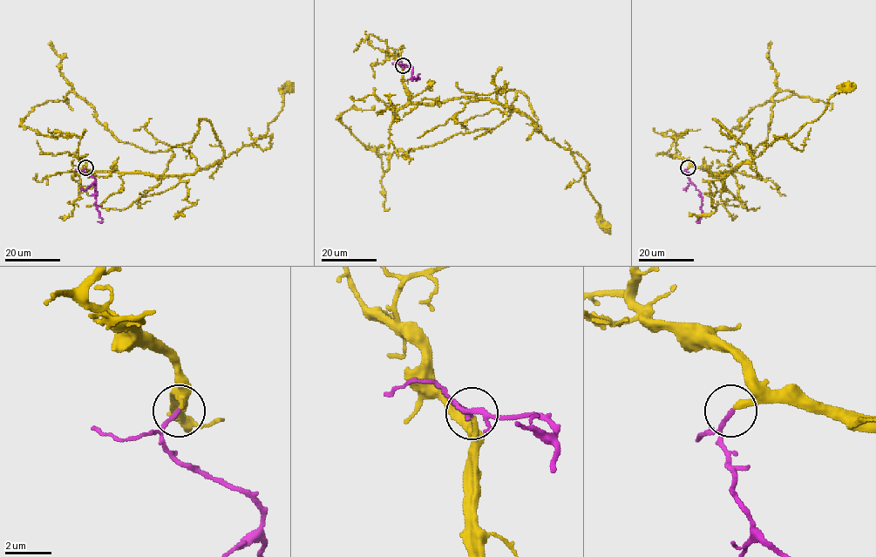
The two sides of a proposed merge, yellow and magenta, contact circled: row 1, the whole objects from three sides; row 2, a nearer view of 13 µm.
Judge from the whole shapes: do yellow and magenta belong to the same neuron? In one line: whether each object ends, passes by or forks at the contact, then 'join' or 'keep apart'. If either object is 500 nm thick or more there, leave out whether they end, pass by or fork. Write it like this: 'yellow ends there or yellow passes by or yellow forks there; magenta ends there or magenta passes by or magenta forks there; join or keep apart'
yellow ends there; magenta ends there; join

